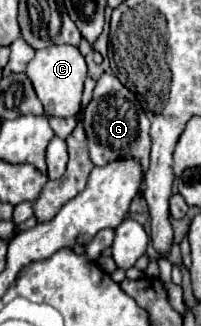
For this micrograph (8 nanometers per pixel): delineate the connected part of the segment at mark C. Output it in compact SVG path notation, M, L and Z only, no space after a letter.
M54 44L44 50L36 50L36 56L28 62L26 68L26 76L34 84L34 90L46 108L46 114L60 118L68 118L78 112L86 74L86 60L72 44Z

